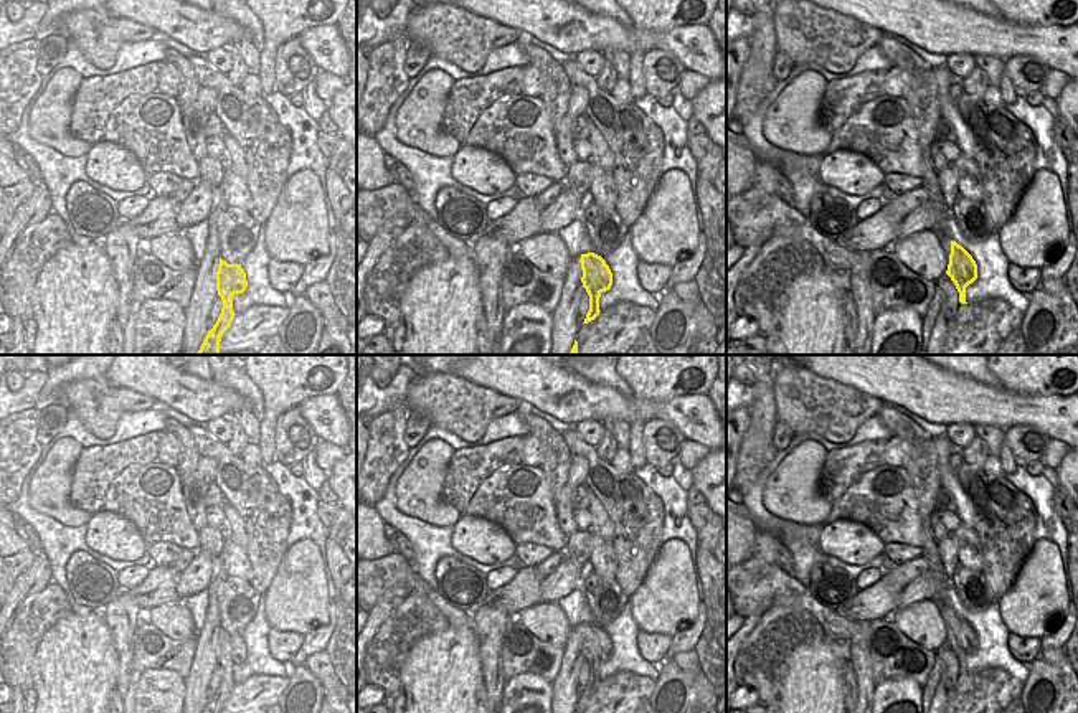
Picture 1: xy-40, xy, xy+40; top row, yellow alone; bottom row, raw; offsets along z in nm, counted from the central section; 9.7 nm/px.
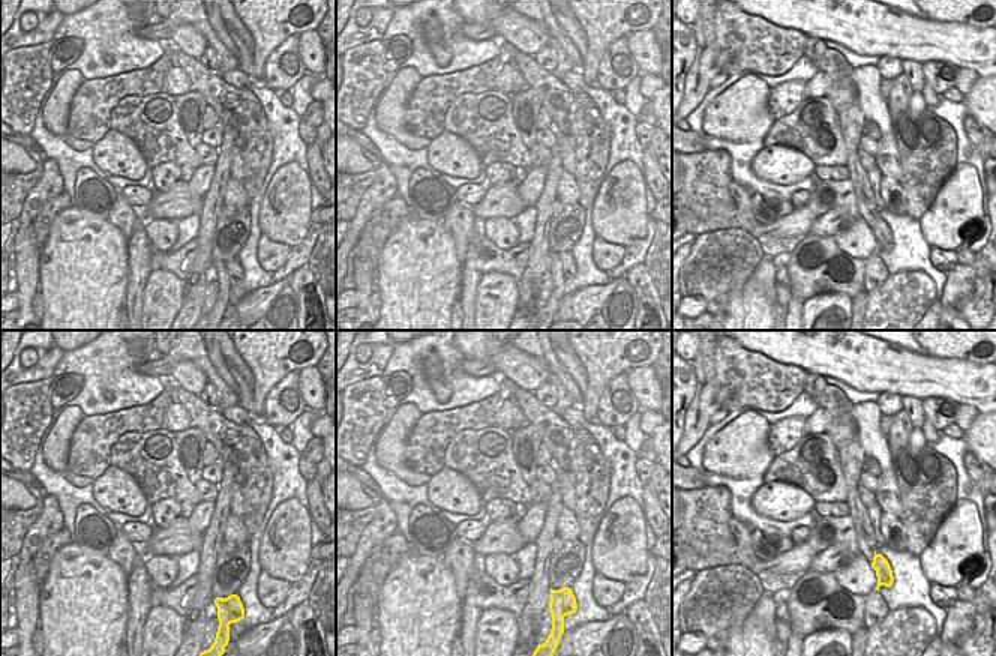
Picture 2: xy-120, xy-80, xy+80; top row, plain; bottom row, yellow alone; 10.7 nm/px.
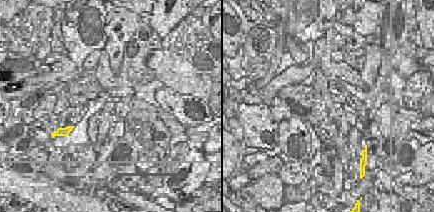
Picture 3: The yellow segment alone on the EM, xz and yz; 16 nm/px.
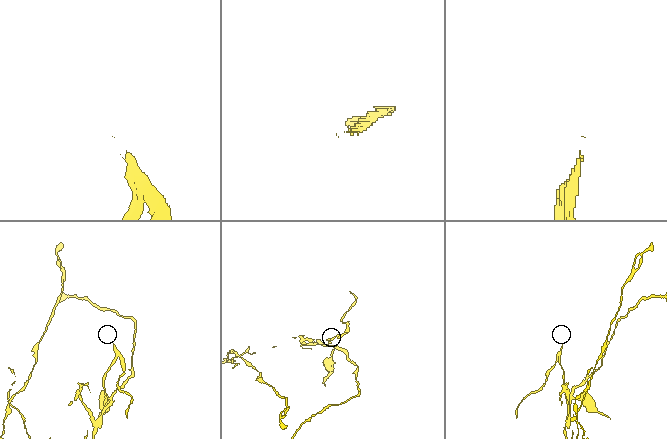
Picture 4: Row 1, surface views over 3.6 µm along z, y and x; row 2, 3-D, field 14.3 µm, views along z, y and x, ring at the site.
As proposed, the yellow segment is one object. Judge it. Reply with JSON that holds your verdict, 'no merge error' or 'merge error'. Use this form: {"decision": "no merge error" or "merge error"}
{"decision": "merge error"}

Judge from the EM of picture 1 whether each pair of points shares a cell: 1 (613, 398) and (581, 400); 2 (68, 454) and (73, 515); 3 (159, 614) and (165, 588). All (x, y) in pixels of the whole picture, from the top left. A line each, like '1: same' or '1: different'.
1: same
2: same
3: different

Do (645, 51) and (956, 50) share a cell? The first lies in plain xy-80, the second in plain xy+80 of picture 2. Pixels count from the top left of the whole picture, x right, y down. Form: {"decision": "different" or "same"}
{"decision": "same"}

